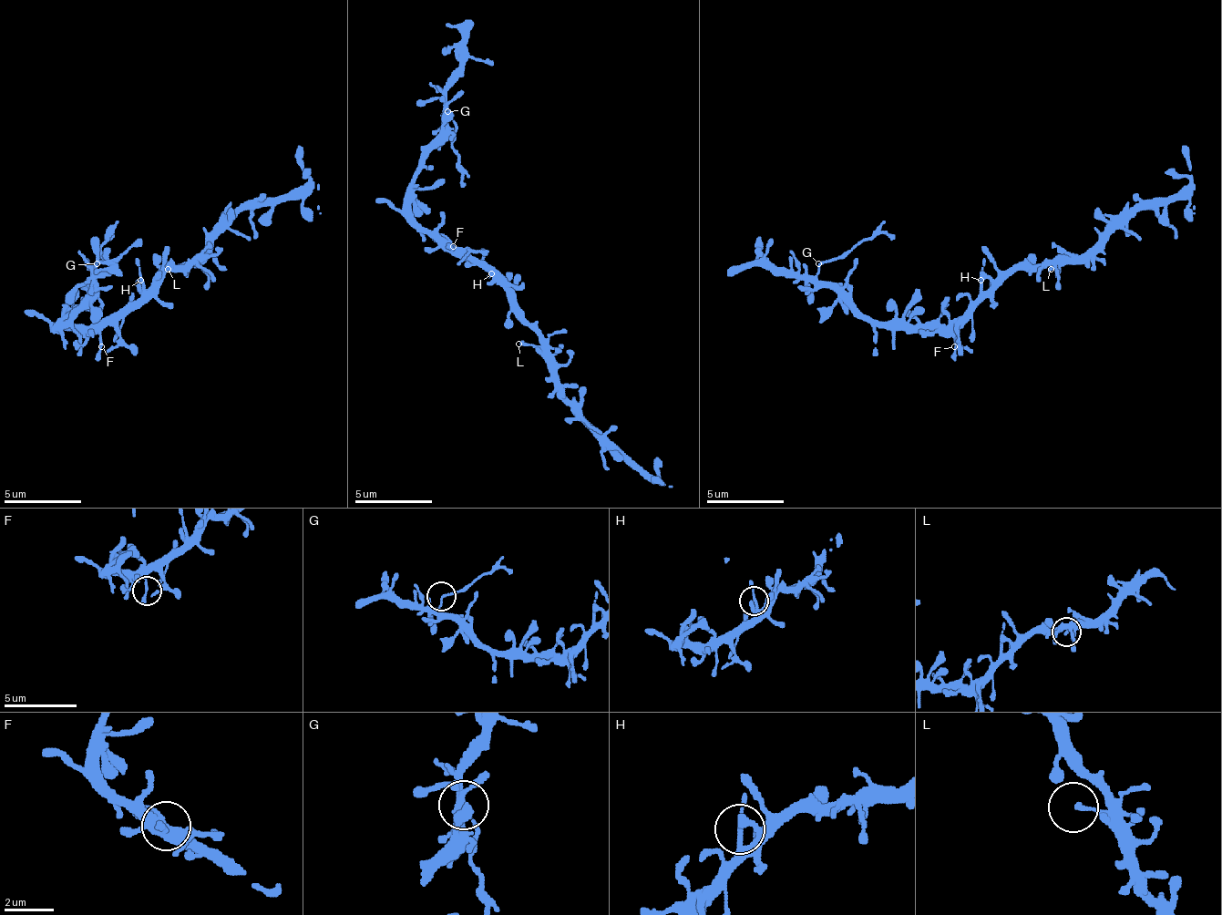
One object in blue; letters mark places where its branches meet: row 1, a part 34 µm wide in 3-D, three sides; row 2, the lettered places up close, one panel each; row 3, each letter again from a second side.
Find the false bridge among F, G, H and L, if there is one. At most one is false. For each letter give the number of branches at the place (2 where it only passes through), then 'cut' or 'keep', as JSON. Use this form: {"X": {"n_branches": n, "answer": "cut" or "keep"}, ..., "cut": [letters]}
{"F": {"n_branches": 1, "answer": "keep"}, "G": {"n_branches": 2, "answer": "cut"}, "H": {"n_branches": 2, "answer": "keep"}, "L": {"n_branches": 1, "answer": "keep"}, "cut": ["G"]}

